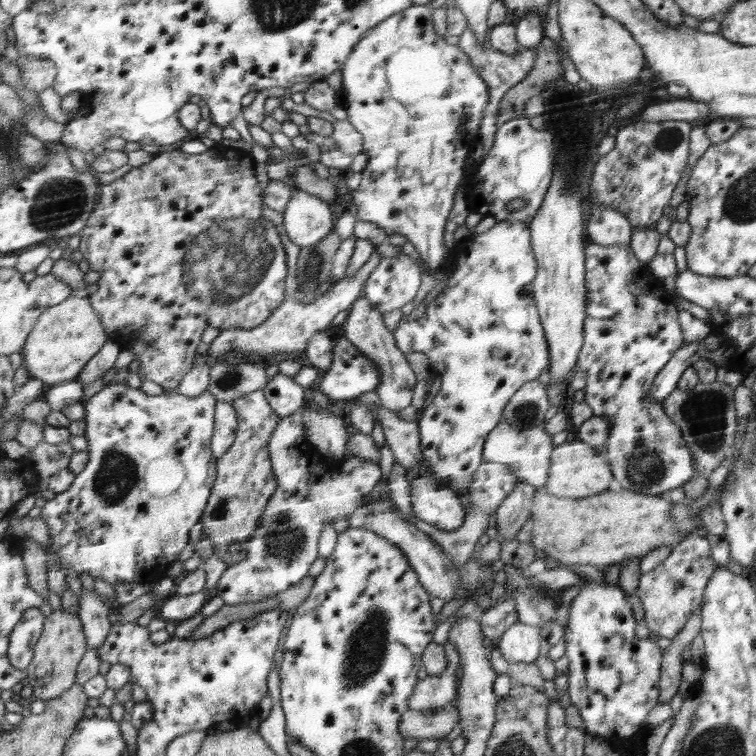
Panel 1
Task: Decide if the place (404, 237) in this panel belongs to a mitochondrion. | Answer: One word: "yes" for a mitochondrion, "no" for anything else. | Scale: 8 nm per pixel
no

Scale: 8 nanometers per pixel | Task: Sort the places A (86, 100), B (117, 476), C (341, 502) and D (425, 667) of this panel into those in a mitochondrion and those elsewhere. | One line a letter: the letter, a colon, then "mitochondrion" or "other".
A: other
B: mitochondrion
C: other
D: other

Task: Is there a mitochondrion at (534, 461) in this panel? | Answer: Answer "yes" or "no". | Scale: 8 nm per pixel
no

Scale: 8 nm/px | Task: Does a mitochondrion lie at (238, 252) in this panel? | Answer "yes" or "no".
yes

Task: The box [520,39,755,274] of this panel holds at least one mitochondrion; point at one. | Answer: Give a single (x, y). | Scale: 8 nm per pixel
(669, 139)

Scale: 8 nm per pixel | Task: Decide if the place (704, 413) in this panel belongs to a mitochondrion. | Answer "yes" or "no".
yes

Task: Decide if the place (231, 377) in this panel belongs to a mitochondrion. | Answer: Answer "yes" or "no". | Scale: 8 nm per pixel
yes

